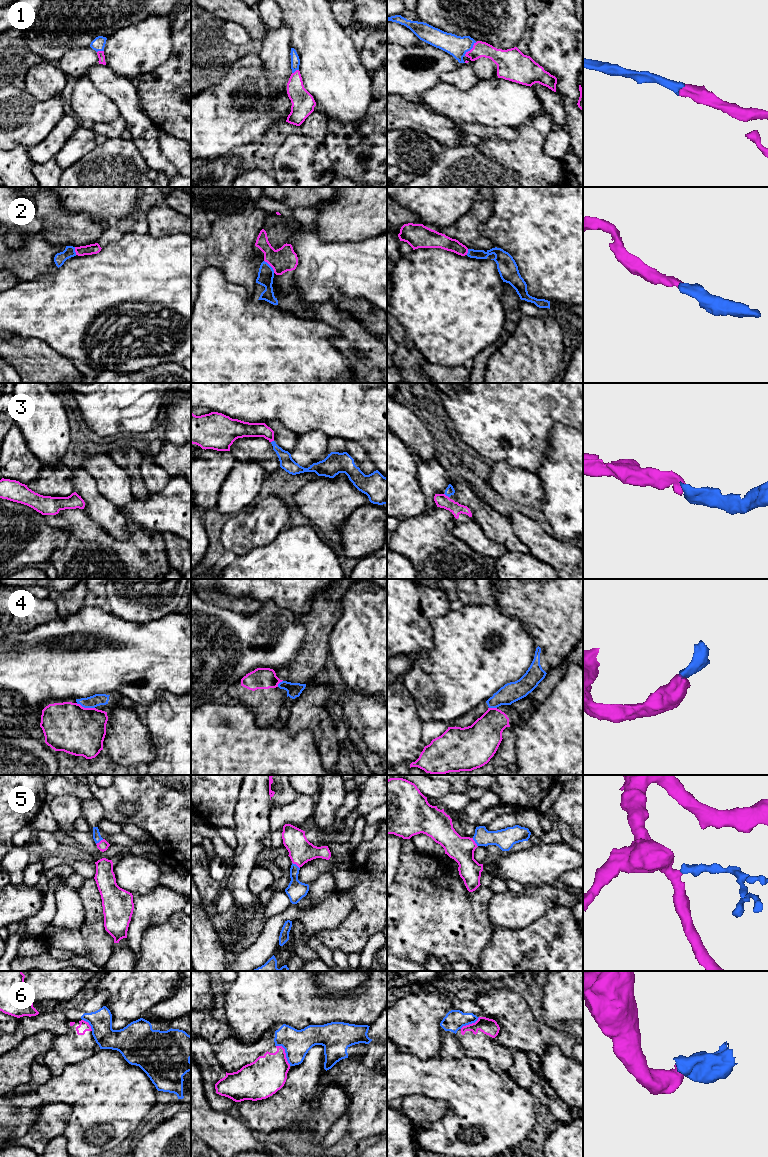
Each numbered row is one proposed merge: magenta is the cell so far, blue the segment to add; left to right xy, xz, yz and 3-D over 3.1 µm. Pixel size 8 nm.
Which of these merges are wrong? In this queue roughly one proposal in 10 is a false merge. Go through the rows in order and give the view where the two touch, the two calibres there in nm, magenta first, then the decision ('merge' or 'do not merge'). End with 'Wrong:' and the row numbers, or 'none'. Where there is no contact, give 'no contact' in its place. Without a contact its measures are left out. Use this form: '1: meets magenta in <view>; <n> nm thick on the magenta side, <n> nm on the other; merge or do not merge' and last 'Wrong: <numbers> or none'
1: meets magenta in yz; 130 nm thick on the magenta side, 170 nm on the other; merge
2: meets magenta in xz; 200 nm thick on the magenta side, 130 nm on the other; merge
3: meets magenta in yz; 110 nm thick on the magenta side, 70 nm on the other; merge
4: meets magenta in xy; 400 nm thick on the magenta side, 100 nm on the other; do not merge
5: meets magenta in yz; 200 nm thick on the magenta side, 160 nm on the other; merge
6: meets magenta in xz; 300 nm thick on the magenta side, 220 nm on the other; do not merge
Wrong: 4, 6

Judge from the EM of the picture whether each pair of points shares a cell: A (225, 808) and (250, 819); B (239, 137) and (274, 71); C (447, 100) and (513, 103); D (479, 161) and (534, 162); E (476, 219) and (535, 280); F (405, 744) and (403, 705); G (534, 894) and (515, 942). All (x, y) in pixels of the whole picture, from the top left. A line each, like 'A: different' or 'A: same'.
A: different
B: different
C: same
D: same
E: different
F: same
G: different

